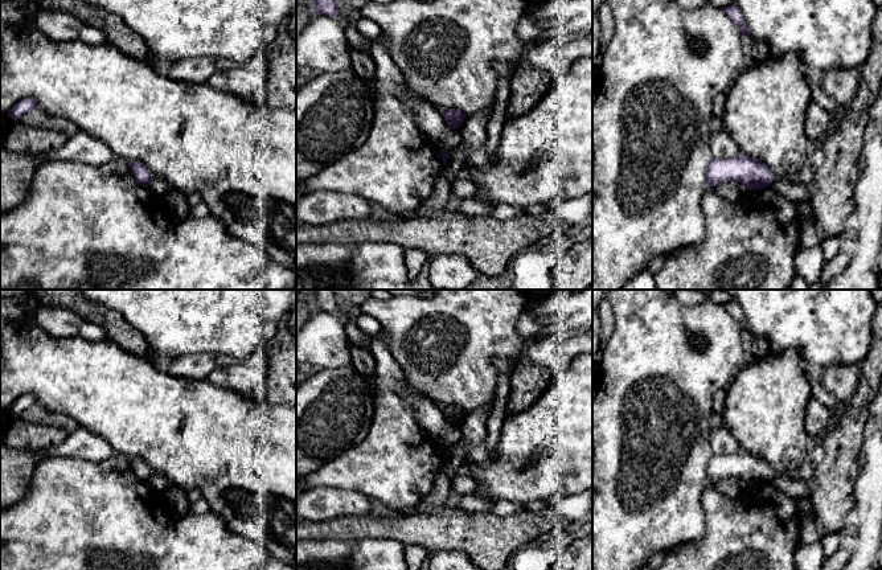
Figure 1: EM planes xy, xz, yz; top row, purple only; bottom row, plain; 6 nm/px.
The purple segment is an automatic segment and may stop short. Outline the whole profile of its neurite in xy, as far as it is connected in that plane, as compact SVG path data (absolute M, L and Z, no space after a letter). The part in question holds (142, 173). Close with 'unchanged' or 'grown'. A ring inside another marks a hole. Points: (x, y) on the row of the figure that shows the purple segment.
M140 161L130 163L130 168L136 181L145 188L155 177L155 175Z; unchanged

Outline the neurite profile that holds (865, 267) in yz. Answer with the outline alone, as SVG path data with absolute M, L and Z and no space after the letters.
M882 86L869 112L861 149L862 169L854 186L854 205L858 217L857 246L849 266L821 290L879 290L882 274Z

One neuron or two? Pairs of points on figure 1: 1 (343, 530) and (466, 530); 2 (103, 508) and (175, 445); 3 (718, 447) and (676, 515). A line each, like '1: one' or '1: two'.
1: one
2: two
3: two

